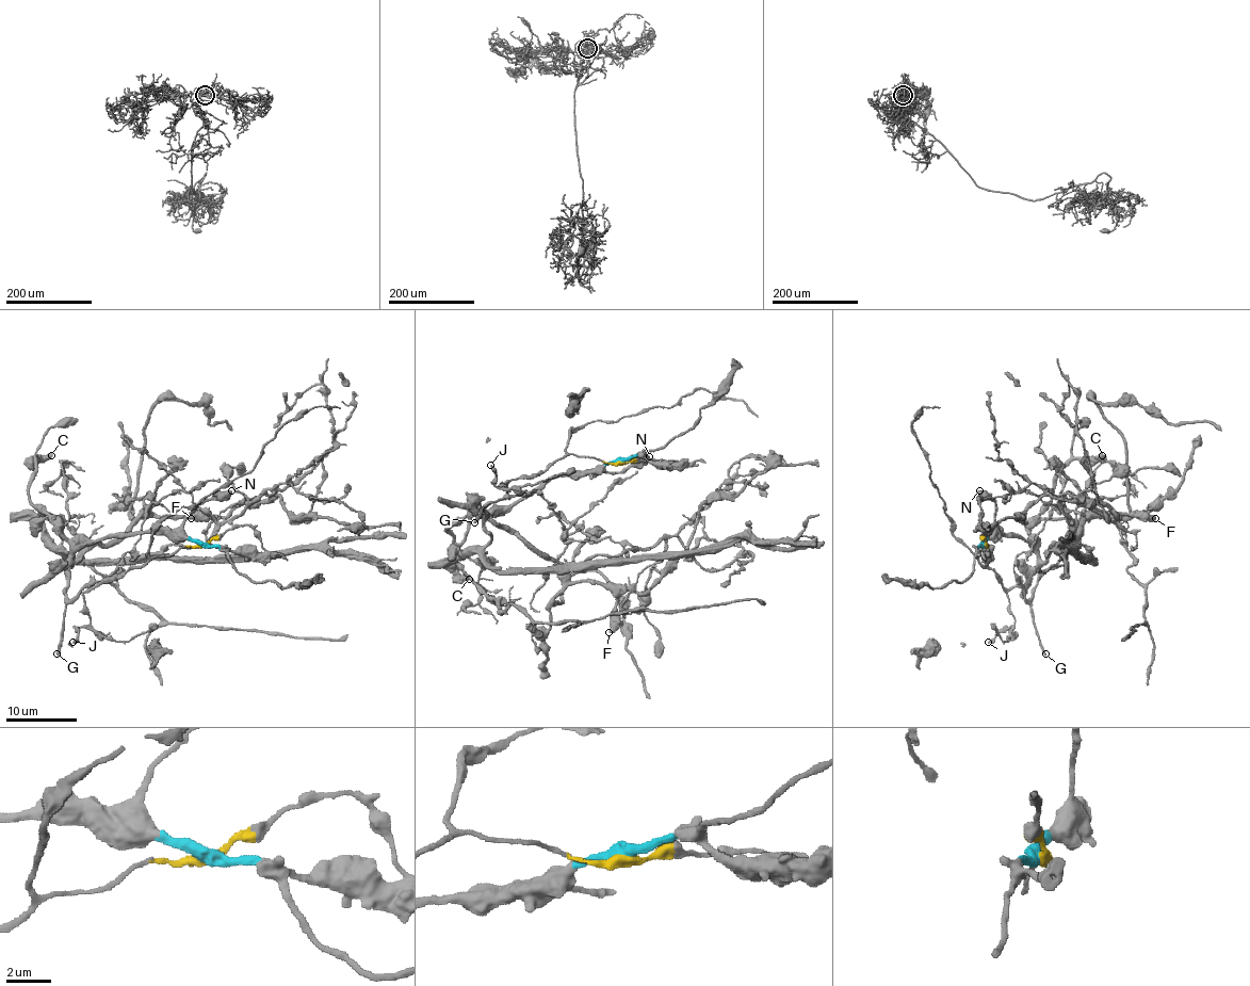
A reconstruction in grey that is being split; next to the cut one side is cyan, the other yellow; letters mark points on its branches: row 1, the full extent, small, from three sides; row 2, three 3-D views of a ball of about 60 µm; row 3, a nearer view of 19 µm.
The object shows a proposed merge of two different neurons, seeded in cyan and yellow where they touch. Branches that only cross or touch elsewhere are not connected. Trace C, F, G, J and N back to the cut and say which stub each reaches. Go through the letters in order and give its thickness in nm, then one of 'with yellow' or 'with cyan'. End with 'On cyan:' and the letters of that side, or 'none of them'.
C: 650 nm | with cyan
F: 550 nm | with cyan
G: 240 nm | with yellow
J: 360 nm | with yellow
N: 550 nm | with cyan
On cyan: C, F, N

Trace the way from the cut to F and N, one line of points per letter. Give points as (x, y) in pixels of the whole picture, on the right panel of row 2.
F: (984, 545), (994, 532), (1018, 534), (1044, 561), (1056, 545), (1067, 545), (1086, 518), (1102, 515), (1155, 518)
N: (984, 545), (991, 534), (994, 502), (978, 490)

